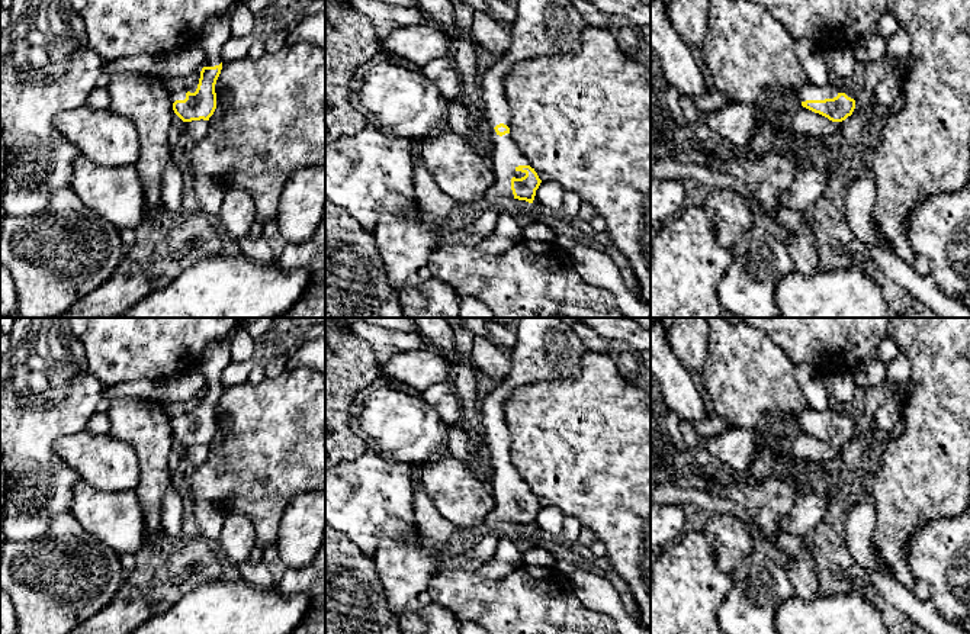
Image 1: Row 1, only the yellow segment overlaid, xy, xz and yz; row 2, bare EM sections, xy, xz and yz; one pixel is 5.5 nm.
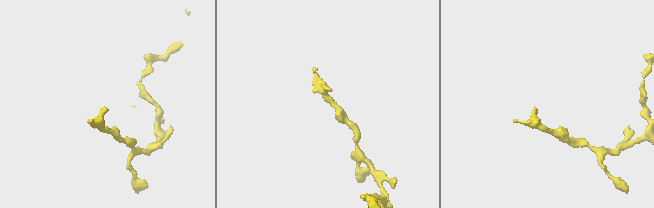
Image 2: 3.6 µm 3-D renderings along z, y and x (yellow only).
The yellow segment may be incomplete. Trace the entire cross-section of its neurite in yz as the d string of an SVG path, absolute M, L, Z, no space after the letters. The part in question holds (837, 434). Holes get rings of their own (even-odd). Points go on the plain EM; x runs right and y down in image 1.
M806 409L794 416L802 431L828 442L832 447L842 447L855 434L855 416L841 411Z

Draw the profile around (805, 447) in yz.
M802 432L793 438L774 437L768 441L768 444L794 458L810 464L822 464L841 458L841 447L832 447L828 442L806 432Z

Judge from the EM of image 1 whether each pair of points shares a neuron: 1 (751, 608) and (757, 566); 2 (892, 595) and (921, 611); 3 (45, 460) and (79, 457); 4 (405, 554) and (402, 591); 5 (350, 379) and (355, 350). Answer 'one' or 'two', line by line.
1: one
2: one
3: two
4: one
5: one

